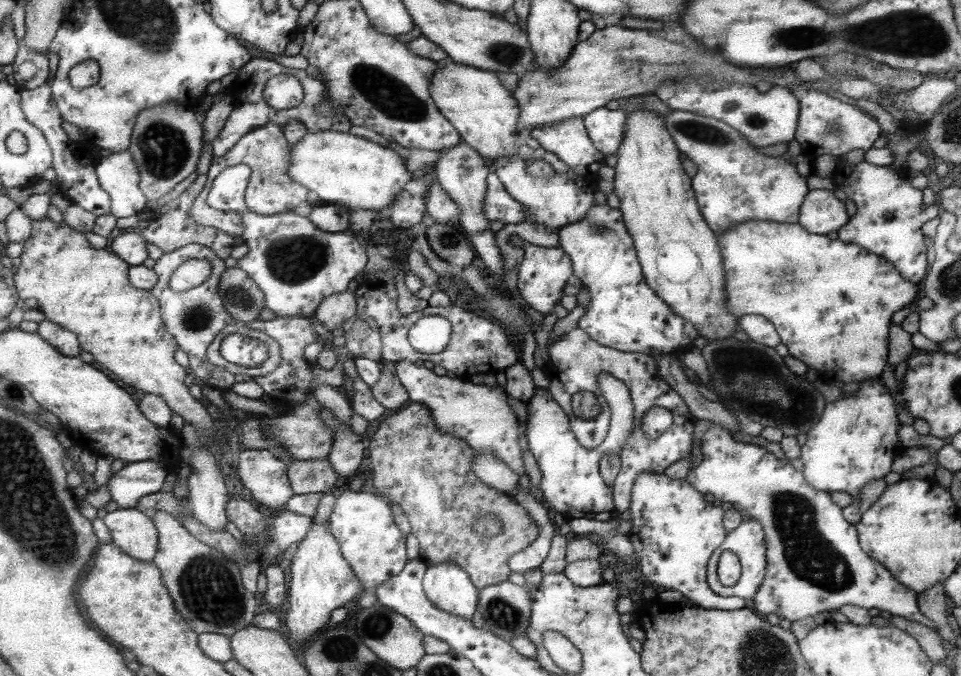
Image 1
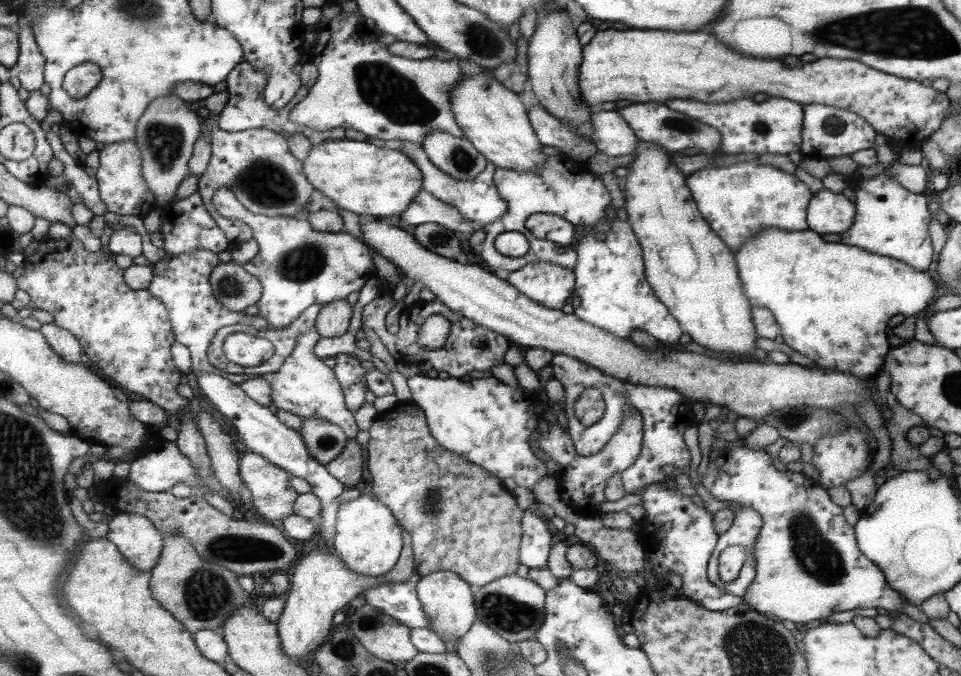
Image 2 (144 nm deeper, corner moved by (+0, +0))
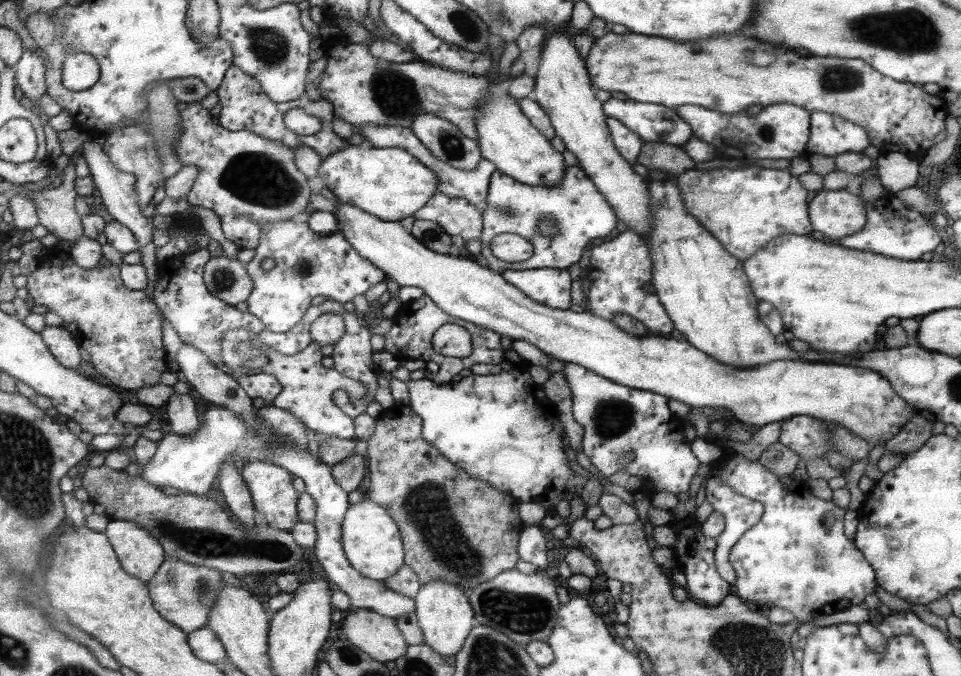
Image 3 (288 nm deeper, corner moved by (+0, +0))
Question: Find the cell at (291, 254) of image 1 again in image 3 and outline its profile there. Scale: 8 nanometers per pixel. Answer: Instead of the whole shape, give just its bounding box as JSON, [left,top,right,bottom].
[247,220,385,334]

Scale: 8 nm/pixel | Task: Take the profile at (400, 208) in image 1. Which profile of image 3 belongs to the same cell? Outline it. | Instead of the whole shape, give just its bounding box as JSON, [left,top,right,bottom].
[415,194,485,242]

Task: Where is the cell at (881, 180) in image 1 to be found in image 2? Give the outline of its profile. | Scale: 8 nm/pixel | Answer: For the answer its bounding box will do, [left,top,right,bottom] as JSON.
[839,174,933,272]

